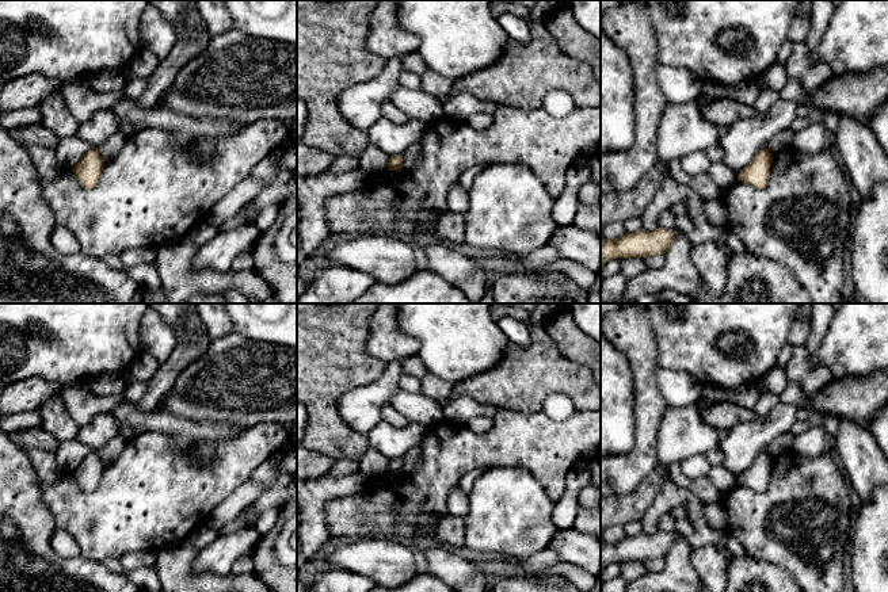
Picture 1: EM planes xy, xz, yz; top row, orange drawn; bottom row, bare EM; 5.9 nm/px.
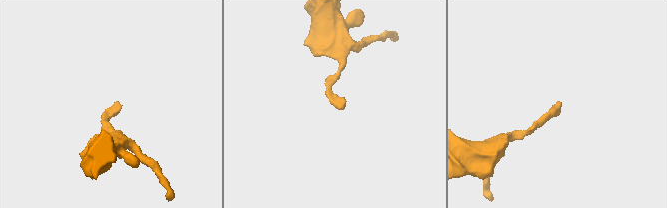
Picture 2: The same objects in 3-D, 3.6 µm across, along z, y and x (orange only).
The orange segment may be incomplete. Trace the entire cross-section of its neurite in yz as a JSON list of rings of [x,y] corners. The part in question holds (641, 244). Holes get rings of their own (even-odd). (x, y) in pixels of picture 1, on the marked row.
[[[663,228],[652,232],[640,230],[625,233],[615,240],[601,240],[601,271],[613,259],[647,257],[649,255],[664,255],[675,234]]]

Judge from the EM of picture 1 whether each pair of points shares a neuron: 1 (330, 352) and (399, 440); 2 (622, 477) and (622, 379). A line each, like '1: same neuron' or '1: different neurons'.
1: different neurons
2: different neurons

